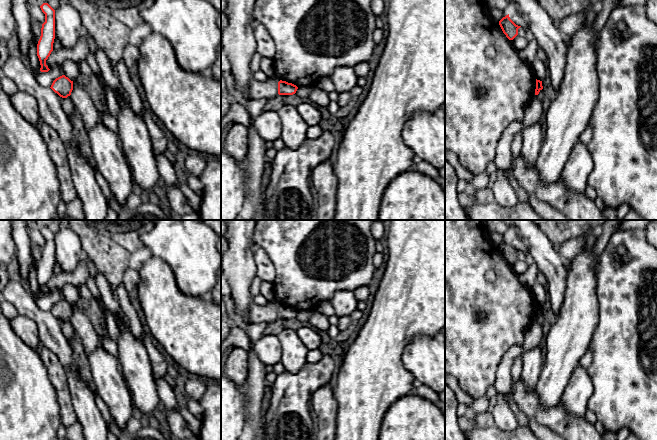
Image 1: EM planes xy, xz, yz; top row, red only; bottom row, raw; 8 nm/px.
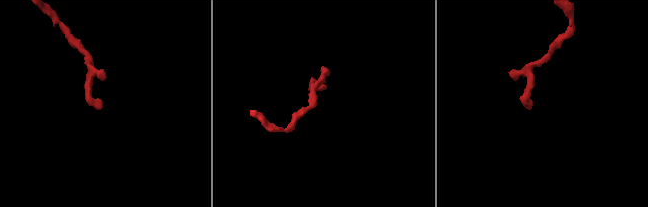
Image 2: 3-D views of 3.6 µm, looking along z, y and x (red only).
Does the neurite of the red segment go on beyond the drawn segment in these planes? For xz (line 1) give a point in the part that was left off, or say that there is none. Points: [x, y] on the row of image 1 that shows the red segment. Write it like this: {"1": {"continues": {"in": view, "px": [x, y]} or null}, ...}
{"1": {"continues": null}}

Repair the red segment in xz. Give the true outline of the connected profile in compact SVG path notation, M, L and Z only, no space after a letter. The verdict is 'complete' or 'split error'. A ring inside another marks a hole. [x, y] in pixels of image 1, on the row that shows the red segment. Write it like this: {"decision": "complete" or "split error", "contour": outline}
{"decision": "complete", "contour": "M280 80L278 82L278 94L279 95L293 95L296 93L298 87L292 83Z"}

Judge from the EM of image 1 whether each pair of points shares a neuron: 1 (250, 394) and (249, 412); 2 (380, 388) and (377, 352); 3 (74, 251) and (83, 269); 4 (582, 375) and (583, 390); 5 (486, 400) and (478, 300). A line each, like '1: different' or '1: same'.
1: same
2: same
3: different
4: same
5: different

